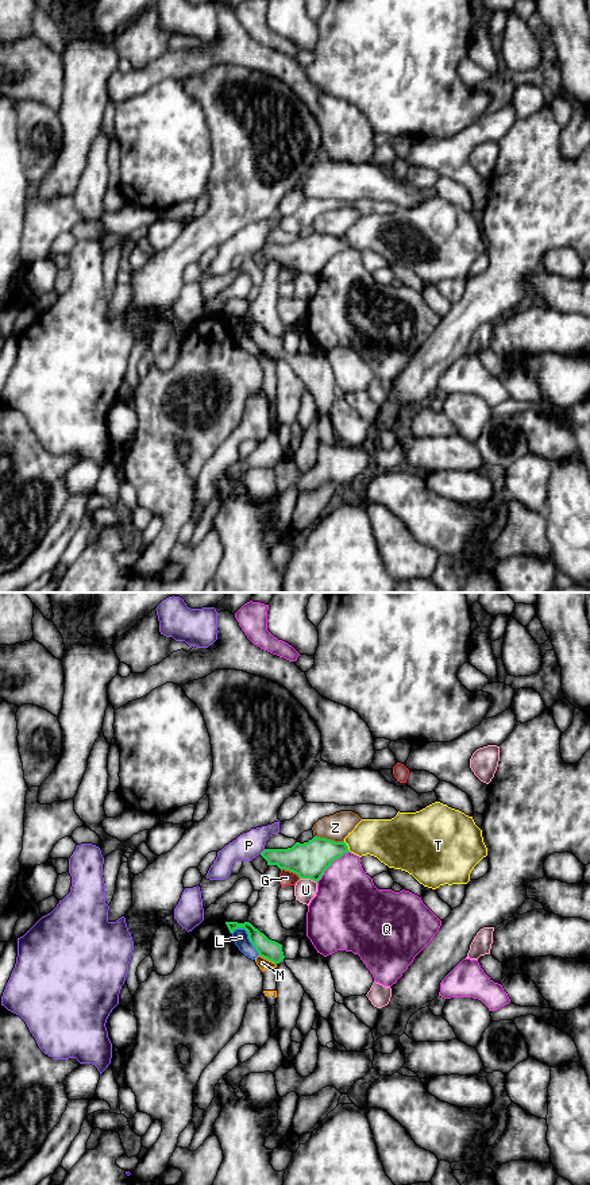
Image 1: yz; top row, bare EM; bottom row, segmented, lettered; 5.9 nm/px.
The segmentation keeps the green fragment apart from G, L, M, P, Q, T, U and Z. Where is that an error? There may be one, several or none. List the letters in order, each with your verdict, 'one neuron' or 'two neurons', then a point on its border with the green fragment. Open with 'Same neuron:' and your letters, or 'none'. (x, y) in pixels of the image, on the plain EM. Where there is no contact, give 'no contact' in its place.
Same neuron: none
G: two neurons | yz (290, 266)
L: two neurons | yz (249, 332)
M: two neurons | yz (267, 354)
P: two neurons | yz (263, 246)
Q: two neurons | yz (331, 258)
T: two neurons | yz (347, 242)
U: two neurons | yz (308, 273)
Z: two neurons | yz (330, 235)

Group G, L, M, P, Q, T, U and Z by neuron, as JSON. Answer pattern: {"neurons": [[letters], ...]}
{"neurons": [["G", "L", "M"], ["P"], ["Q"], ["T"], ["U"], ["Z"]]}

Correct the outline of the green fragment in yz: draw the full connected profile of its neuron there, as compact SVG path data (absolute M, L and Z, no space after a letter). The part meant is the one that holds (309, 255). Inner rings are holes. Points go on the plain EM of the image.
M313 232L308 238L296 238L288 244L265 244L261 251L267 260L296 269L300 274L319 277L331 259L348 248L347 239Z

